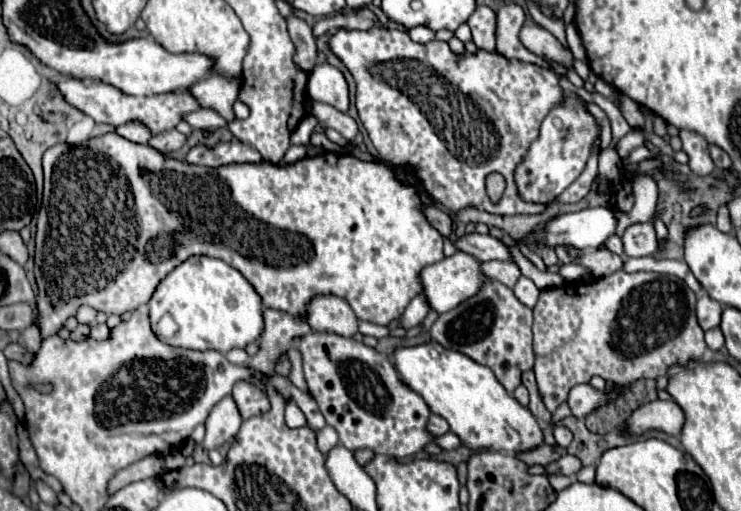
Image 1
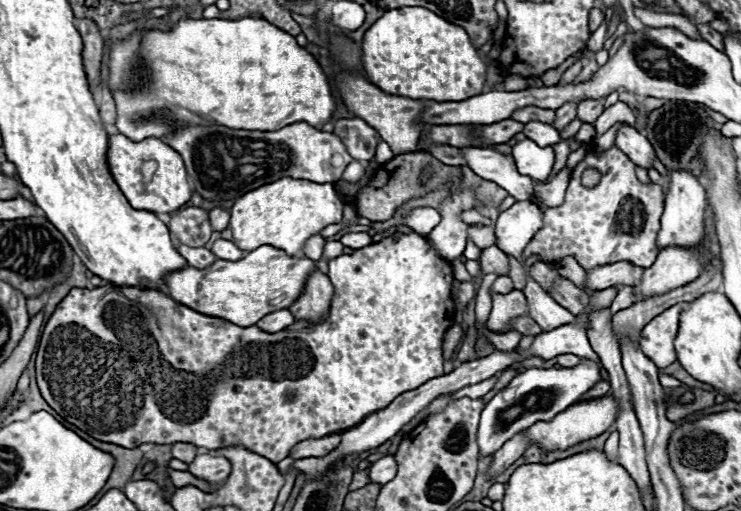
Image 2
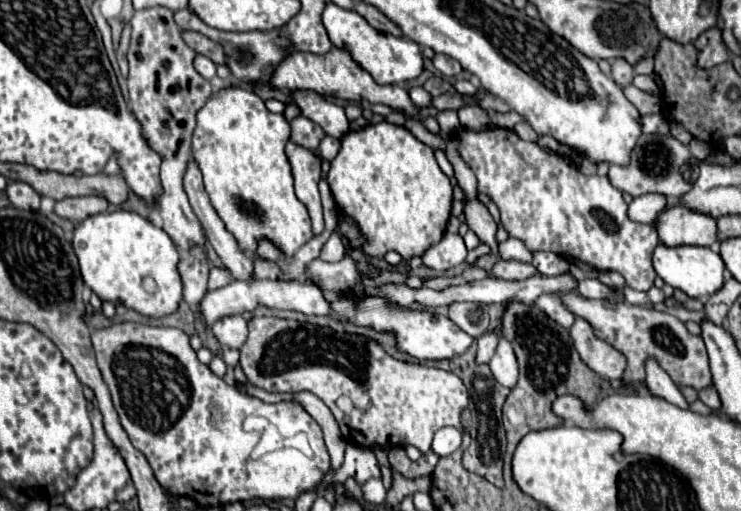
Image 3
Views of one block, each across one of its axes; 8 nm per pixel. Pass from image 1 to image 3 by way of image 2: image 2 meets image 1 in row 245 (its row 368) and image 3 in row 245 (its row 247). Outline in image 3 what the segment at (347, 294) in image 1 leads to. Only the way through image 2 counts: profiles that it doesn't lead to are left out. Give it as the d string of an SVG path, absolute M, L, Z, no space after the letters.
M380 122L342 136L342 148L332 160L328 184L336 200L336 208L350 216L364 234L366 244L362 250L368 256L382 258L388 250L396 250L404 260L410 260L412 256L422 256L446 230L452 206L452 184L440 170L432 148L414 138L404 126Z

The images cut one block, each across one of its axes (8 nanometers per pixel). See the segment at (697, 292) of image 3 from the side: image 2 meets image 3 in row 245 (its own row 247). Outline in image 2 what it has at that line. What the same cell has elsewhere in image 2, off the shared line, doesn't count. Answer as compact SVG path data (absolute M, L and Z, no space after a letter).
M668 170L668 192L662 214L662 230L658 232L658 248L674 246L696 246L704 236L704 212L706 212L706 190L698 182L698 176L688 170Z

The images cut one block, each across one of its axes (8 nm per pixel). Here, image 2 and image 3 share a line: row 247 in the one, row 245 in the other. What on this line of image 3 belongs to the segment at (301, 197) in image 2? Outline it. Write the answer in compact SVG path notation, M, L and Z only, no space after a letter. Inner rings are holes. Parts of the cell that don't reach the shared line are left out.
M222 88L198 112L192 158L204 176L214 210L246 252L256 252L260 240L270 240L286 258L292 258L314 236L308 210L292 188L290 164L284 154L288 138L288 120L282 114L268 112L262 98L252 90ZM244 202L252 208L242 208Z

